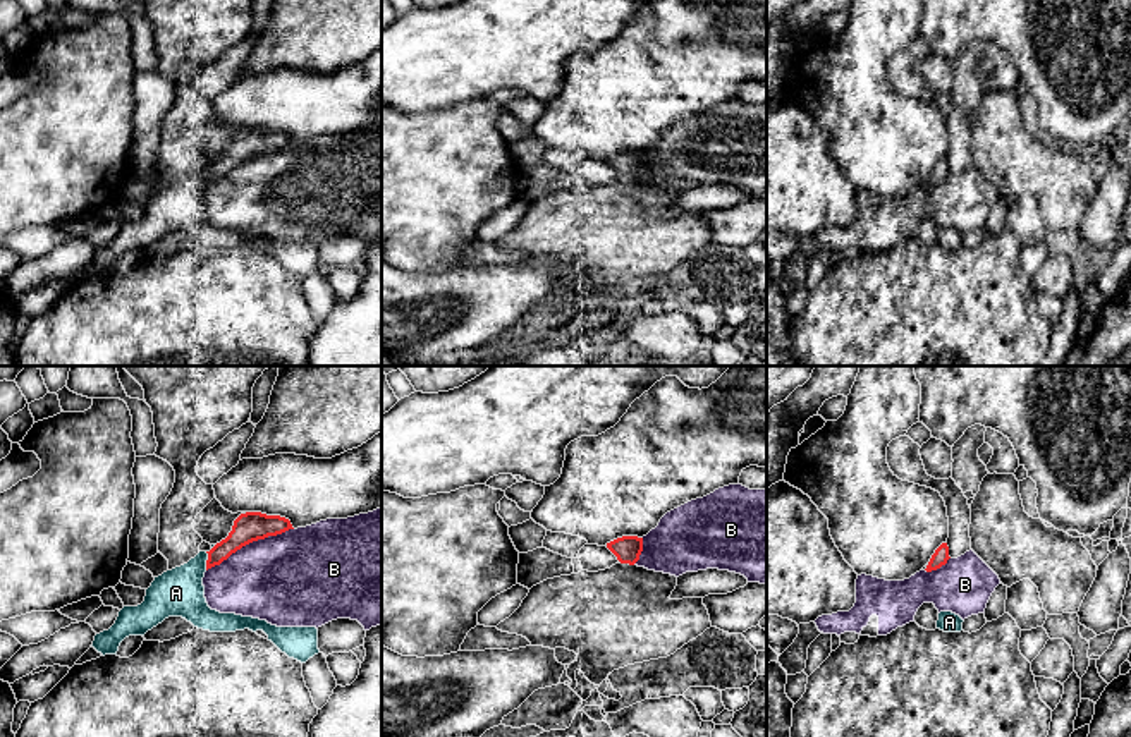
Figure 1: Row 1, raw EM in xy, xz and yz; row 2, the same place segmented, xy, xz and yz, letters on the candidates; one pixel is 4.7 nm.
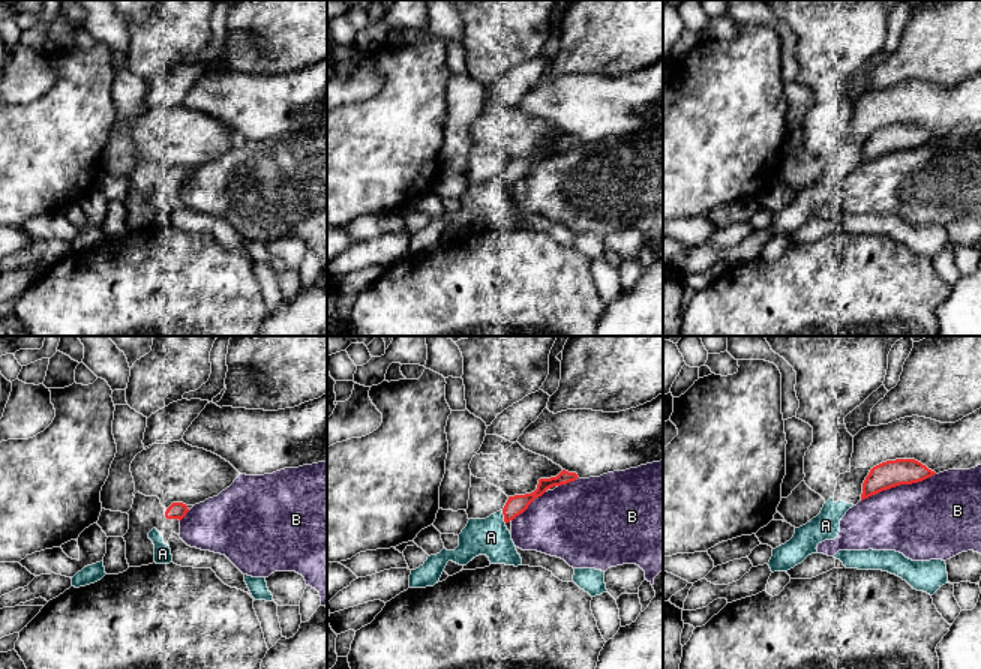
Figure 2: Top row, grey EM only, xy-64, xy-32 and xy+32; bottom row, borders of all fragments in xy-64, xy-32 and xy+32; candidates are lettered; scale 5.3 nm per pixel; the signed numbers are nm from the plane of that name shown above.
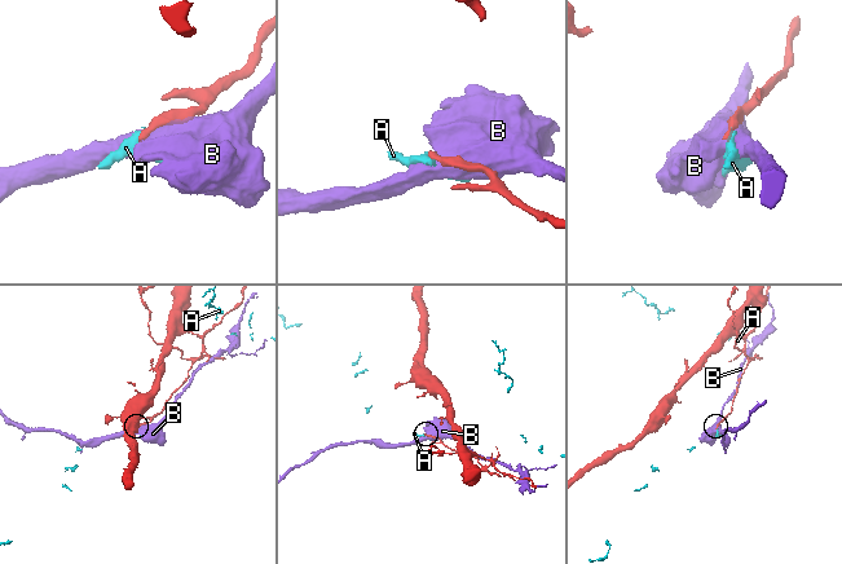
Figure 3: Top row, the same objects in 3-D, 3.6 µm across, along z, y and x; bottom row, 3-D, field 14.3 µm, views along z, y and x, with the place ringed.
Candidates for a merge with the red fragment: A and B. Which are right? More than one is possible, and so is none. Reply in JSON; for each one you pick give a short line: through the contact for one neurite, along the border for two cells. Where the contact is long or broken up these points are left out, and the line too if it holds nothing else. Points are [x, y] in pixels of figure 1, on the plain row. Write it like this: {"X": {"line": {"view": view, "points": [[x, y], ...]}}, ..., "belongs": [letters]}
{"belongs": []}

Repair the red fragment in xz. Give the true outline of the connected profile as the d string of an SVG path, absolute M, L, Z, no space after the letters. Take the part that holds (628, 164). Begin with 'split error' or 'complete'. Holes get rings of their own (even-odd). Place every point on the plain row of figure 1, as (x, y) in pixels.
complete | M622 151L607 158L607 163L617 172L621 179L634 180L643 167L643 153Z

